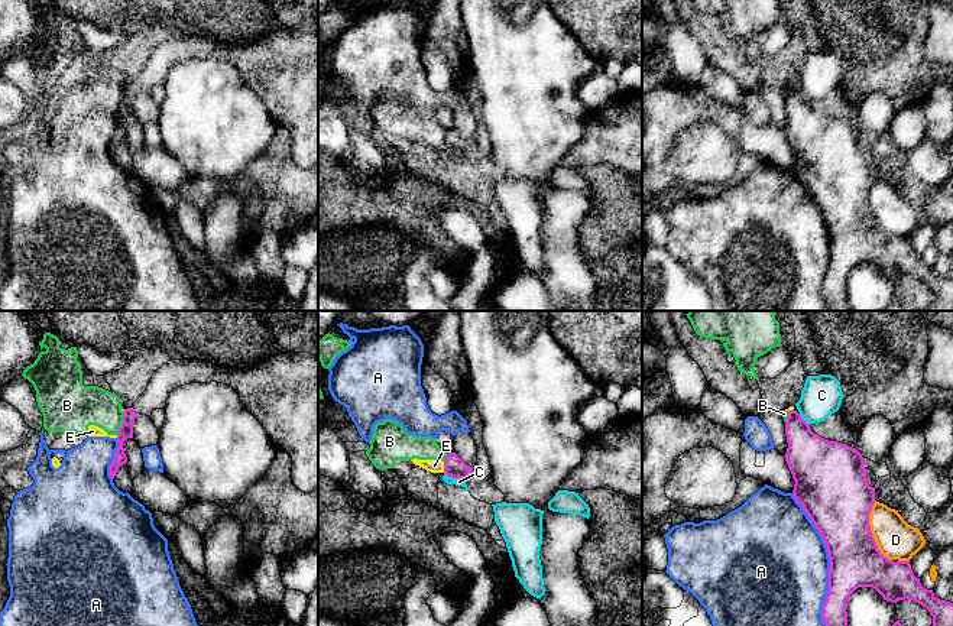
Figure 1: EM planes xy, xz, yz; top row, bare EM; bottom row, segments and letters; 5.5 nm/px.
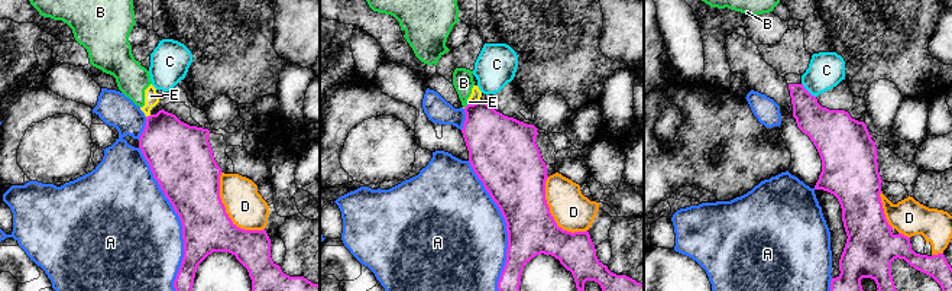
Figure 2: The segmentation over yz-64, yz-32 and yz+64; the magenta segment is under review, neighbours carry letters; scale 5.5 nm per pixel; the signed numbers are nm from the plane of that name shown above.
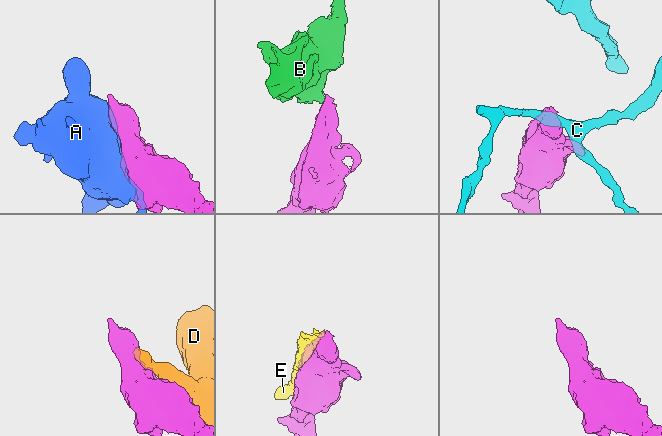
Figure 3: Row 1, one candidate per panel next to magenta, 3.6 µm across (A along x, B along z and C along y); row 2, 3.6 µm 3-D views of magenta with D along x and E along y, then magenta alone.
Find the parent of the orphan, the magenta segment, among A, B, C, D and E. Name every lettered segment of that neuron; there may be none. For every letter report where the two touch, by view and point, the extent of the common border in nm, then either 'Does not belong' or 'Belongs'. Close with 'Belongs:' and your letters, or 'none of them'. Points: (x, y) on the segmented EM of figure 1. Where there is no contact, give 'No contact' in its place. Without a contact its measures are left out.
A: Touches magenta at yz (830, 560). Shared border 750 nm. Does not belong
B: Touches magenta at xy (122, 424). Shared border 150 nm. Does not belong
C: Touches magenta at xz (454, 477). Shared border 120 nm. Does not belong
D: Touches magenta at yz (871, 532). Shared border 360 nm. Does not belong
E: Touches magenta at xz (444, 467). Shared border 60 nm. Does not belong
Belongs: none of them

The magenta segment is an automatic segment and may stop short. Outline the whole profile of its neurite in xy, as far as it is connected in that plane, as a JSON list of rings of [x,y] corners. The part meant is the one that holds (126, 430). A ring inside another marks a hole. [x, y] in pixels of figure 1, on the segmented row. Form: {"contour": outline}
{"contour": [[[281,353],[262,363],[244,369],[223,369],[207,360],[171,360],[162,364],[152,376],[143,395],[124,409],[123,424],[119,429],[119,448],[110,466],[114,479],[120,466],[127,463],[123,442],[133,438],[133,425],[137,413],[150,416],[153,411],[163,409],[171,392],[191,383],[224,383],[233,387],[242,405],[260,422],[265,432],[279,450],[286,450],[292,458],[292,481],[305,493],[318,489],[318,357],[309,353]]]}

